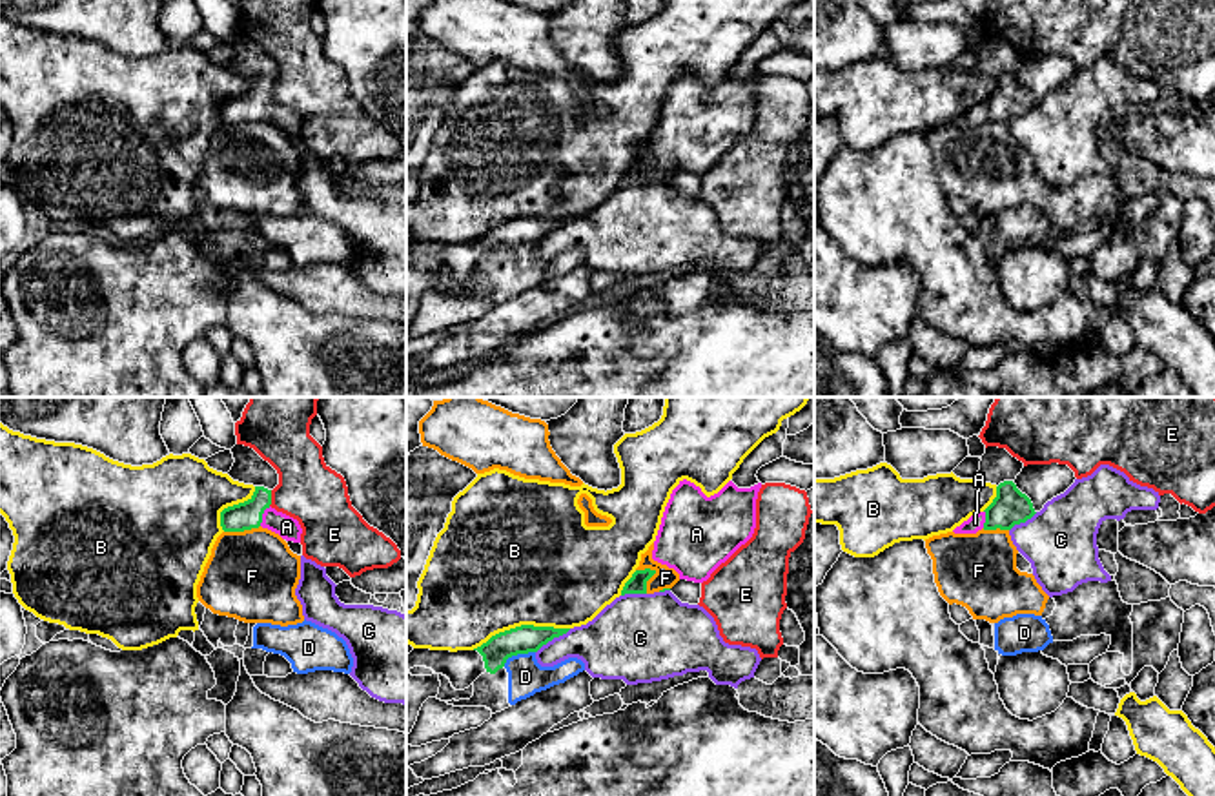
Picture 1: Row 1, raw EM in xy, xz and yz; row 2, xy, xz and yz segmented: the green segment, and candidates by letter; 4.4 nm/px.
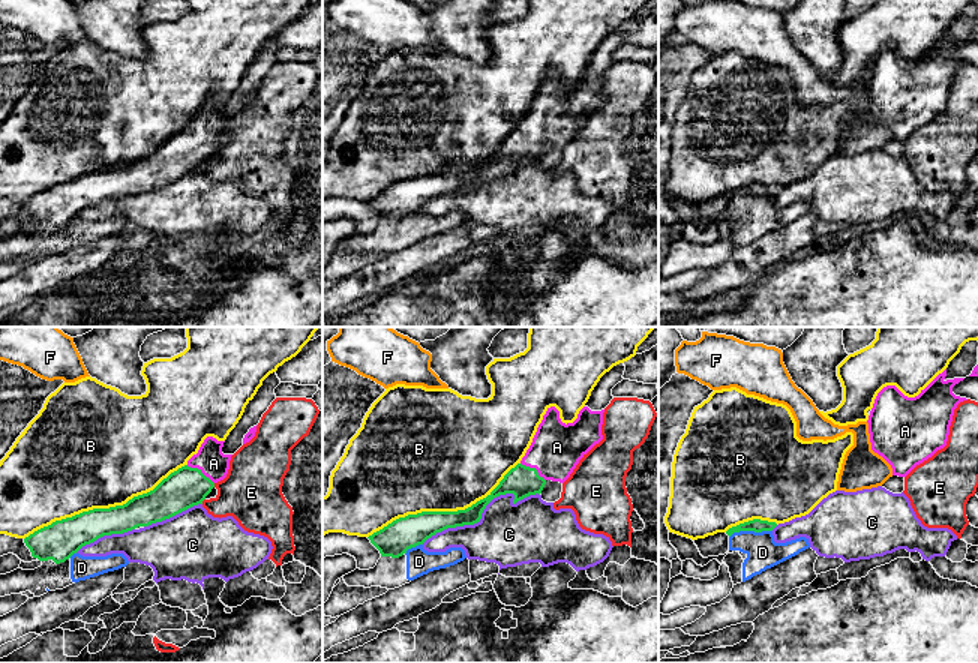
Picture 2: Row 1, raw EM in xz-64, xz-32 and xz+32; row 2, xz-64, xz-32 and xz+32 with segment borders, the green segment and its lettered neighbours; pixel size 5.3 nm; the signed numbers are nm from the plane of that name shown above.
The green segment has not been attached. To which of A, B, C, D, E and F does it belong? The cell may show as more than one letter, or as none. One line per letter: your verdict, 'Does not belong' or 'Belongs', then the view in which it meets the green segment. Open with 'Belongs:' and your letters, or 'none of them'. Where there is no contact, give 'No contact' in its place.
Belongs: A
A: Belongs. Touches green in xy
B: Does not belong. Touches green in xz
C: Does not belong. Touches green in xz
D: Does not belong. Touches green in xz
E: Does not belong. Touches green in xy
F: Does not belong. Touches green in xz

